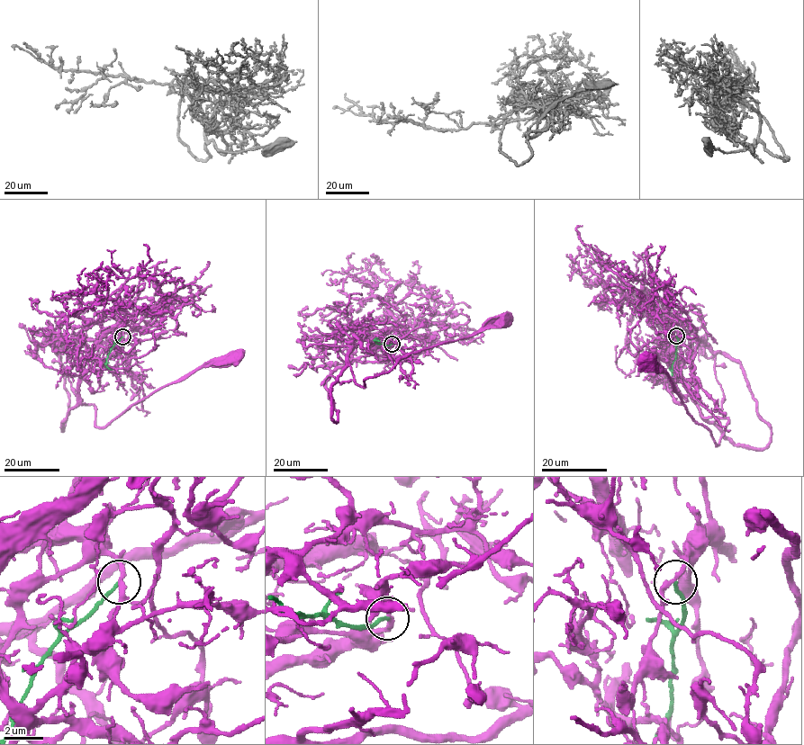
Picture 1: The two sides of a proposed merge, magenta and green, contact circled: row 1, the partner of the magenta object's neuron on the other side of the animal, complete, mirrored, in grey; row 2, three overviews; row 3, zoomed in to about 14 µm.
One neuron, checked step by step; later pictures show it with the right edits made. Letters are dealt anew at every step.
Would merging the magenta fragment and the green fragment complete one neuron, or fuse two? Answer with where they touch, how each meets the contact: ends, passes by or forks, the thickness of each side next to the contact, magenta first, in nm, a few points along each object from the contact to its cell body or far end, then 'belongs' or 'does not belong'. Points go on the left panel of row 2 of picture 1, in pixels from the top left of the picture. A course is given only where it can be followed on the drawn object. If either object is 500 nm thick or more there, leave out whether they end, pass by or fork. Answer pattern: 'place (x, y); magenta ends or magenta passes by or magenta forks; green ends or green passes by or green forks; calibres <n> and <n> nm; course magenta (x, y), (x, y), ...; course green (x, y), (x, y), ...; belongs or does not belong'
place (122, 336); magenta forks; green ends; calibres 200 and 170 nm; course magenta (122, 336), (128, 361), (100, 346), (79, 384), (79, 401), (94, 407), (97, 426), (218, 359), (235, 357); course green (122, 336), (108, 355), (105, 365), (112, 370); does not belong

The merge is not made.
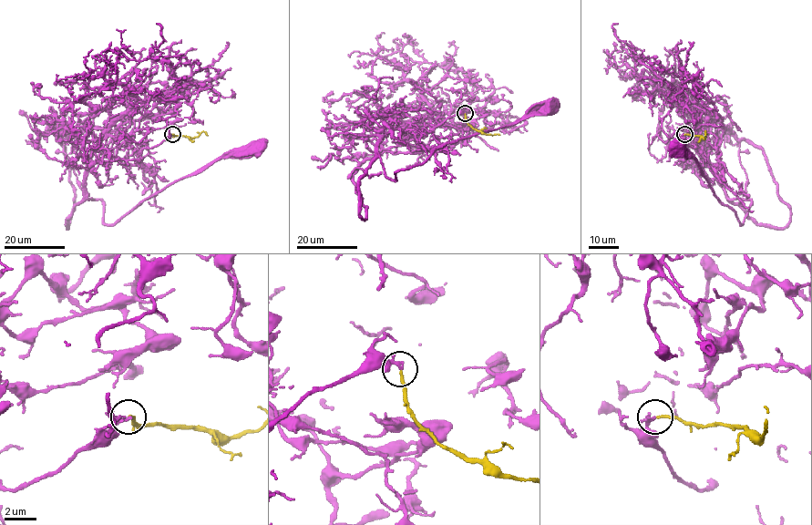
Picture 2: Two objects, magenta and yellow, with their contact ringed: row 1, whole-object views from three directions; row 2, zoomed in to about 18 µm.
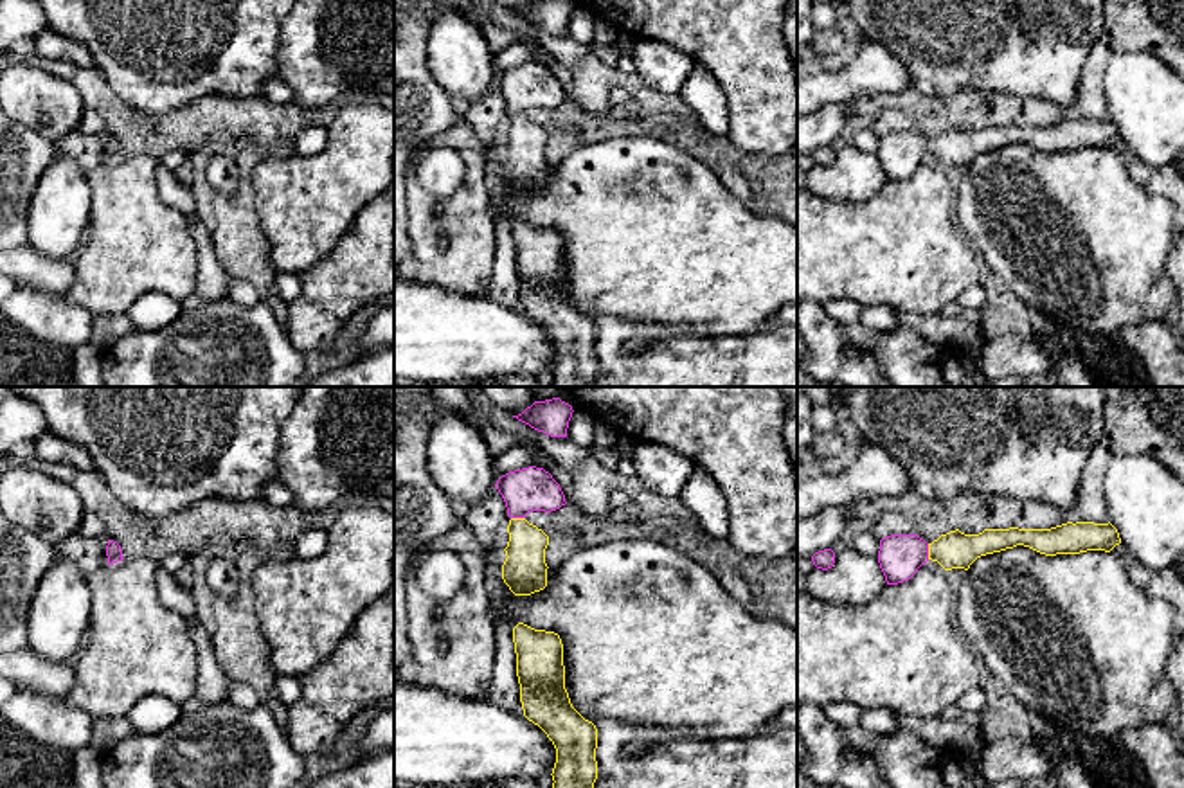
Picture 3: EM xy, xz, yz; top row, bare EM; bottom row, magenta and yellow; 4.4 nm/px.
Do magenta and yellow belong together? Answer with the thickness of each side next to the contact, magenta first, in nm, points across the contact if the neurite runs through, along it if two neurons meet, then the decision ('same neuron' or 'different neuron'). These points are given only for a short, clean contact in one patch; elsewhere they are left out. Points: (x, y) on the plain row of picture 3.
200 nm thick on the magenta side, 160 nm on the other; runs through yz (900, 153), (909, 148), (927, 148), (954, 146); same neuron

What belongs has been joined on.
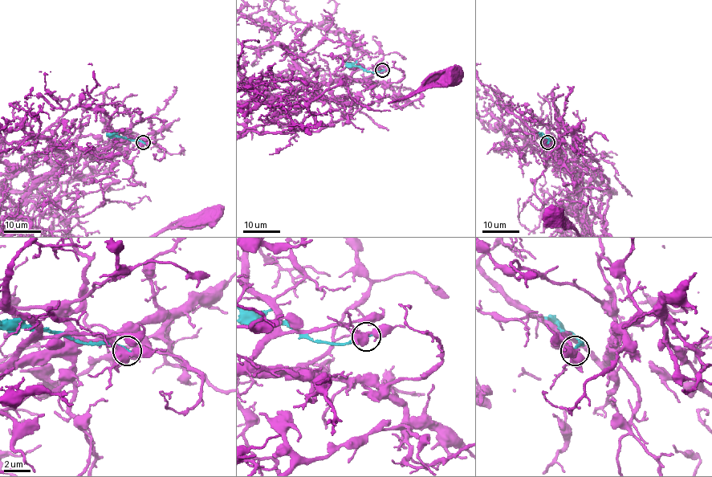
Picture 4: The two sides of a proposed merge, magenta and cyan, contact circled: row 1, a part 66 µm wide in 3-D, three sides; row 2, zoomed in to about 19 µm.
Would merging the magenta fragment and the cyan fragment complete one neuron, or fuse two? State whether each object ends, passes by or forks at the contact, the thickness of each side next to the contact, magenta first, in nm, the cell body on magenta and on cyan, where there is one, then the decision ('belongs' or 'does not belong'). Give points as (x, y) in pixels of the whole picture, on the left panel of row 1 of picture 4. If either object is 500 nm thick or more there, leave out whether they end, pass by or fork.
magenta forks | cyan ends | 440/240 nm | magenta (210, 216) | cyan none | does not belong

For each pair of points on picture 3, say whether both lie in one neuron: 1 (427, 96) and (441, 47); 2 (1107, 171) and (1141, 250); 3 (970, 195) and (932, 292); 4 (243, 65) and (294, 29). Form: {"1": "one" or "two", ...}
{"1": "two", "2": "one", "3": "two", "4": "two"}

